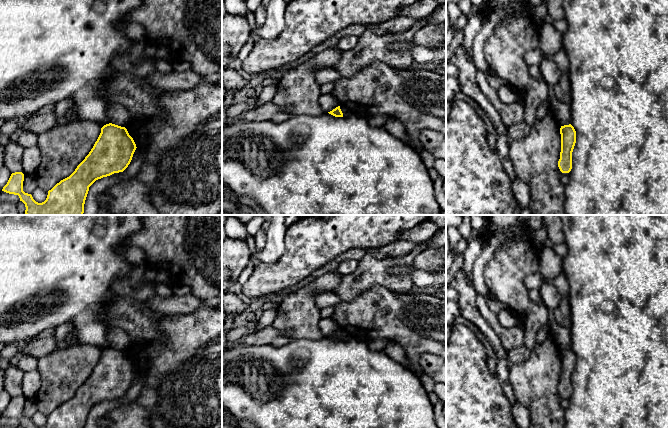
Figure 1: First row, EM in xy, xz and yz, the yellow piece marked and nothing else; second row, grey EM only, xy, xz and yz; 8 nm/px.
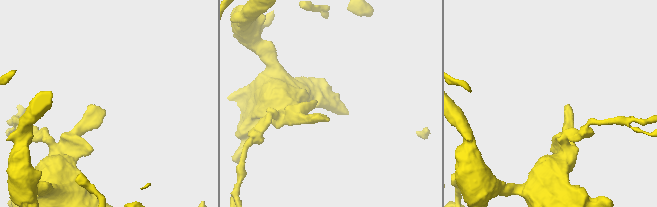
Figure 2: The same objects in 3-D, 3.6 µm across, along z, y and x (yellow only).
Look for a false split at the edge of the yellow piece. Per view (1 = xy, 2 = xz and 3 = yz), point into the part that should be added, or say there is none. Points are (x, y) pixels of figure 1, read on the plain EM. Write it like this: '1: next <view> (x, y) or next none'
1: next none
2: next none
3: next none

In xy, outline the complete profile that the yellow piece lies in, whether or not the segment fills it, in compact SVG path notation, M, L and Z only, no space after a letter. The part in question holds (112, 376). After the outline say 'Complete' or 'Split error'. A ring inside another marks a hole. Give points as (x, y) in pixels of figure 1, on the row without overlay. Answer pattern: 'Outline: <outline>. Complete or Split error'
Outline: M112 347L101 352L93 372L75 395L48 415L44 426L36 426L23 415L24 398L12 397L2 415L18 419L24 428L85 428L89 411L98 403L123 396L130 388L136 368L125 351Z. Complete

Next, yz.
Outline: M569 349L561 350L561 376L558 391L562 397L569 397L572 393L572 376L576 367L576 355Z. Complete

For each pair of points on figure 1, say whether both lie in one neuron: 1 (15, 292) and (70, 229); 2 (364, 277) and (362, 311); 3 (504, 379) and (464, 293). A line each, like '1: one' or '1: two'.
1: one
2: two
3: one

